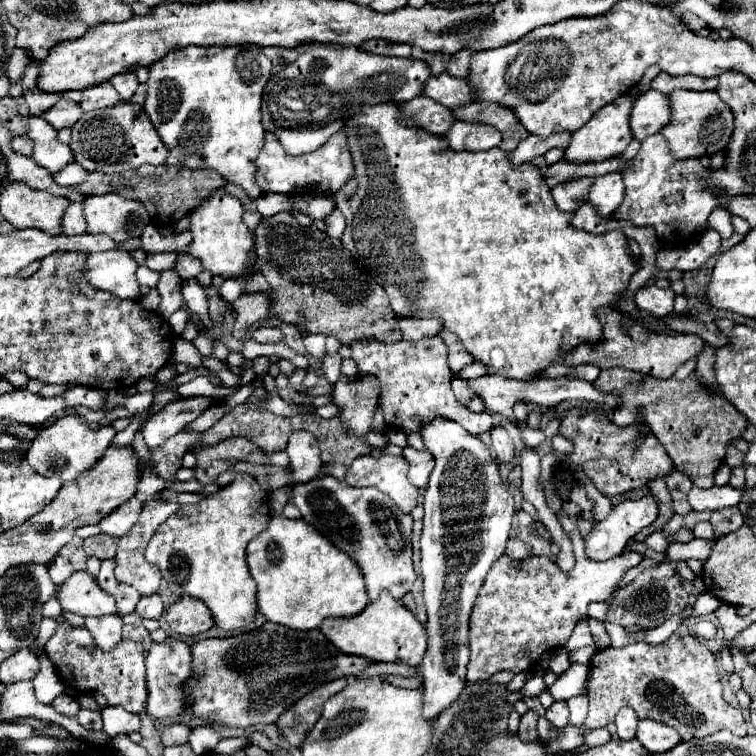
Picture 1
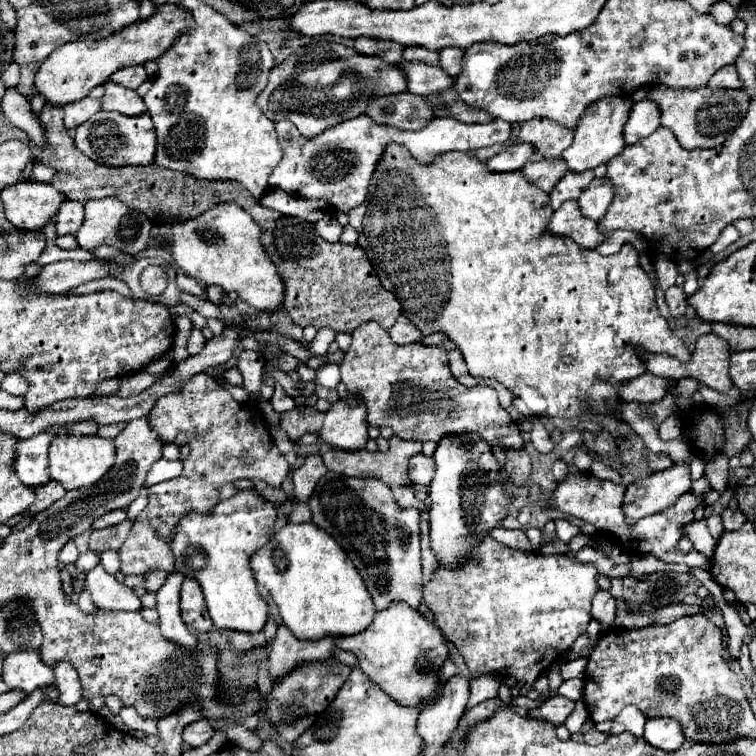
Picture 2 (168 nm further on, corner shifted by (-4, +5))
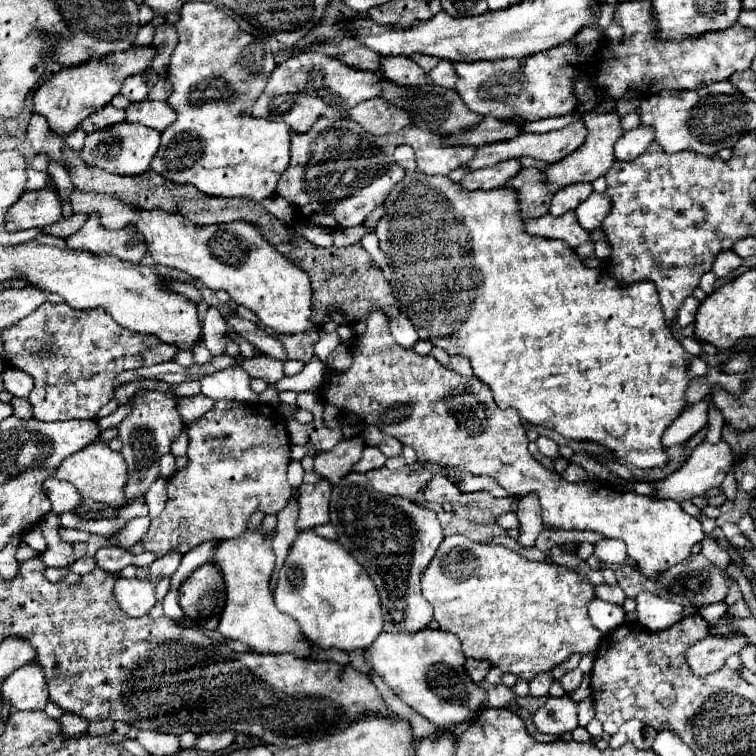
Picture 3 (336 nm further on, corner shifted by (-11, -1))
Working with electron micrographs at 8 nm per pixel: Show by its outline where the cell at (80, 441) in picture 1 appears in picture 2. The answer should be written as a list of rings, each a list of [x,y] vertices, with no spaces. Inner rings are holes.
[[[76,435],[56,437],[56,441],[52,441],[50,453],[48,453],[52,479],[58,481],[60,485],[64,485],[66,491],[94,485],[114,465],[114,457],[116,457],[114,439],[102,439],[98,435],[92,435],[92,437],[76,437]]]

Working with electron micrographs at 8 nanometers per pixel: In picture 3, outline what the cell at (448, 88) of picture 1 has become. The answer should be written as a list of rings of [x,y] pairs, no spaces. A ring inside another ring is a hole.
[[[383,57],[383,73],[399,87],[421,87],[431,83],[429,75],[409,57]]]

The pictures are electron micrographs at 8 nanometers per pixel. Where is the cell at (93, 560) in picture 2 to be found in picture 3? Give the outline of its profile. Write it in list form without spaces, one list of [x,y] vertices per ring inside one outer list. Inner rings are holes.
[[[109,545],[109,547],[103,547],[103,549],[97,551],[95,561],[97,561],[97,565],[103,567],[107,573],[115,571],[115,575],[119,575],[121,569],[125,569],[125,565],[135,565],[135,563],[133,563],[133,557],[137,557],[137,555],[133,555],[133,553],[129,553],[129,551],[123,551],[123,549],[119,549],[119,547]]]

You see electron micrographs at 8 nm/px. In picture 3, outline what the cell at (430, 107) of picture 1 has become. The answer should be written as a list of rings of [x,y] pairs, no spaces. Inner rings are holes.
[[[369,99],[353,107],[351,119],[355,119],[367,133],[371,135],[393,135],[409,127],[411,115],[409,111],[387,103],[385,99]]]

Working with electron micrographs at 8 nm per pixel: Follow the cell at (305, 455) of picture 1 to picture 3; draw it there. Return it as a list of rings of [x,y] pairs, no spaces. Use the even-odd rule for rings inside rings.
[[[305,472],[299,487],[299,531],[311,529],[315,525],[329,523],[327,507],[329,507],[331,483],[315,472]]]

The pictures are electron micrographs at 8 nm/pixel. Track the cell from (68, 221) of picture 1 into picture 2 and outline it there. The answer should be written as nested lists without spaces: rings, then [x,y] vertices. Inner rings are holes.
[[[66,199],[56,217],[56,231],[58,235],[76,233],[84,221],[84,205],[78,201]]]

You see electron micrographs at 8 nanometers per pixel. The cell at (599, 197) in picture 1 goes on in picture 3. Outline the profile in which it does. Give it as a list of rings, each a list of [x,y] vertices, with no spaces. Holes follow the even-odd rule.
[[[593,191],[587,197],[587,201],[583,201],[575,209],[575,215],[577,215],[577,221],[581,223],[583,229],[593,231],[593,229],[601,227],[601,223],[607,217],[609,211],[611,211],[611,199],[605,193],[595,193]]]

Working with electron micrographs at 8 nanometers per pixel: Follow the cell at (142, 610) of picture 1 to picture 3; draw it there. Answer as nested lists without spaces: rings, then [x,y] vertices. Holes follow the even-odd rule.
[[[171,553],[171,555],[163,555],[163,557],[155,559],[155,563],[151,563],[145,571],[147,571],[149,579],[159,581],[163,577],[171,577],[175,573],[175,569],[179,567],[179,563],[181,563],[181,555]]]

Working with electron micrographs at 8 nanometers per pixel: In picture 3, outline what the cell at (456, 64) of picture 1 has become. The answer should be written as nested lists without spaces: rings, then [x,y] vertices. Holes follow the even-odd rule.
[[[439,61],[439,65],[429,73],[431,81],[439,87],[447,87],[447,89],[455,89],[457,85],[457,73],[455,73],[455,67],[451,61]]]

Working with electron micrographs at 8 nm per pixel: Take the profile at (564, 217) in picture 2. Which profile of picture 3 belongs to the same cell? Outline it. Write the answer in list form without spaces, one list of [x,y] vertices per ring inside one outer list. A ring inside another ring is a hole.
[[[567,211],[561,217],[553,217],[551,213],[537,217],[537,219],[527,219],[525,221],[525,229],[531,235],[539,235],[545,239],[561,239],[565,241],[569,247],[577,247],[581,243],[591,241],[591,233],[587,233],[573,211]]]

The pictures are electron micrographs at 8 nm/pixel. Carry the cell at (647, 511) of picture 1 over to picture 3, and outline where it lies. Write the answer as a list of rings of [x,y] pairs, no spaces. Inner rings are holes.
[[[721,441],[717,445],[709,445],[709,443],[701,443],[695,447],[695,451],[691,453],[691,457],[683,463],[683,467],[671,475],[667,475],[665,479],[659,479],[653,485],[653,499],[673,499],[677,503],[685,503],[685,501],[691,501],[693,497],[701,497],[705,495],[709,489],[713,487],[719,487],[721,481],[725,479],[727,471],[733,469],[733,465],[737,463],[739,459],[731,453],[731,447]]]

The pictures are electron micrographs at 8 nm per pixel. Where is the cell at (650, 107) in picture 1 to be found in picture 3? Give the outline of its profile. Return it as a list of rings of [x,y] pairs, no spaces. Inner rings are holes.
[[[639,125],[637,129],[627,131],[617,143],[615,143],[615,155],[617,161],[631,161],[635,157],[639,157],[647,145],[651,145],[655,141],[655,129],[647,127],[647,125]]]

